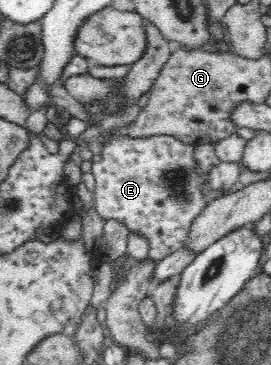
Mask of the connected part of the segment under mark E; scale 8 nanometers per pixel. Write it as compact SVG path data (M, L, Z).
M113 129L104 130L105 138L101 146L102 160L93 162L90 171L94 176L95 213L104 220L117 220L132 234L142 236L148 242L148 257L162 260L176 249L190 242L190 228L195 218L206 208L208 200L204 190L211 189L208 183L208 171L201 168L194 157L196 147L192 143L182 142L170 135L146 135L136 137L128 133L116 133Z

